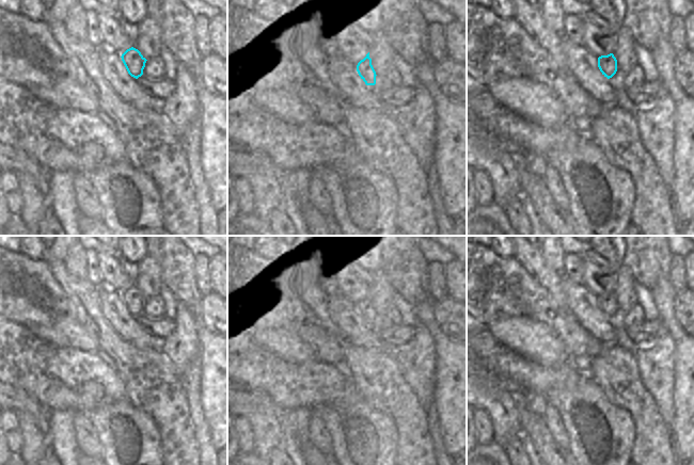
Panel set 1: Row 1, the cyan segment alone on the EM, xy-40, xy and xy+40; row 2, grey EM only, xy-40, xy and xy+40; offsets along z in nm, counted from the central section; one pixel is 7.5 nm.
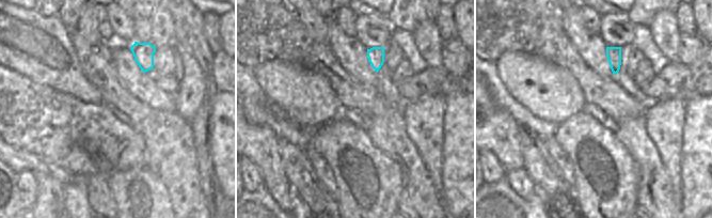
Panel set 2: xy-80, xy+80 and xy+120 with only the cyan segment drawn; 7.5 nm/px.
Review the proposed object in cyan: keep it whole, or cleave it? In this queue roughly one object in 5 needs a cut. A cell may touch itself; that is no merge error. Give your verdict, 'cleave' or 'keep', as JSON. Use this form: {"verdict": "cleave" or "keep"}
{"verdict": "keep"}

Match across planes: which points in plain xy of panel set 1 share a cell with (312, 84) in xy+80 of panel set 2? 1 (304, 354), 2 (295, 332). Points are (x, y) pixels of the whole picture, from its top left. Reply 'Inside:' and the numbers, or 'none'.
Inside: 1, 2

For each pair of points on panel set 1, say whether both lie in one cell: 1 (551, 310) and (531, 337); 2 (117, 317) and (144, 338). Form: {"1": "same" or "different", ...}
{"1": "different", "2": "same"}

